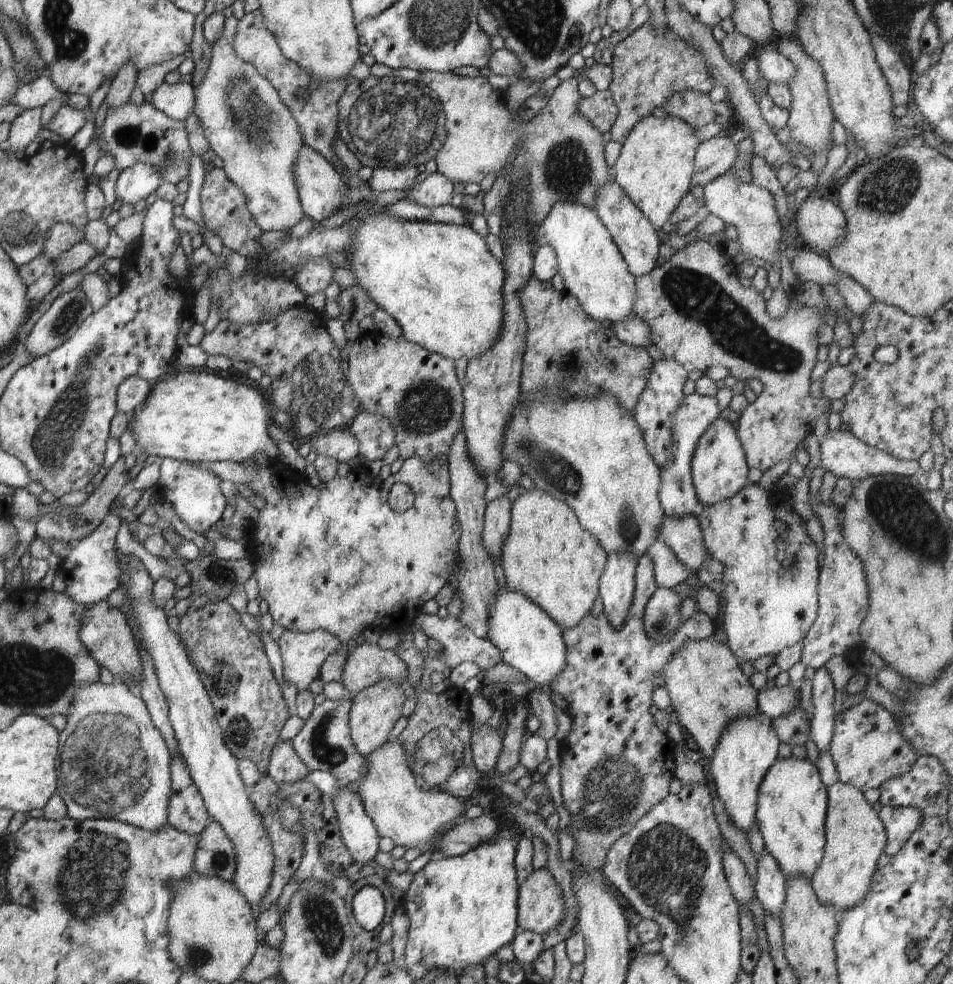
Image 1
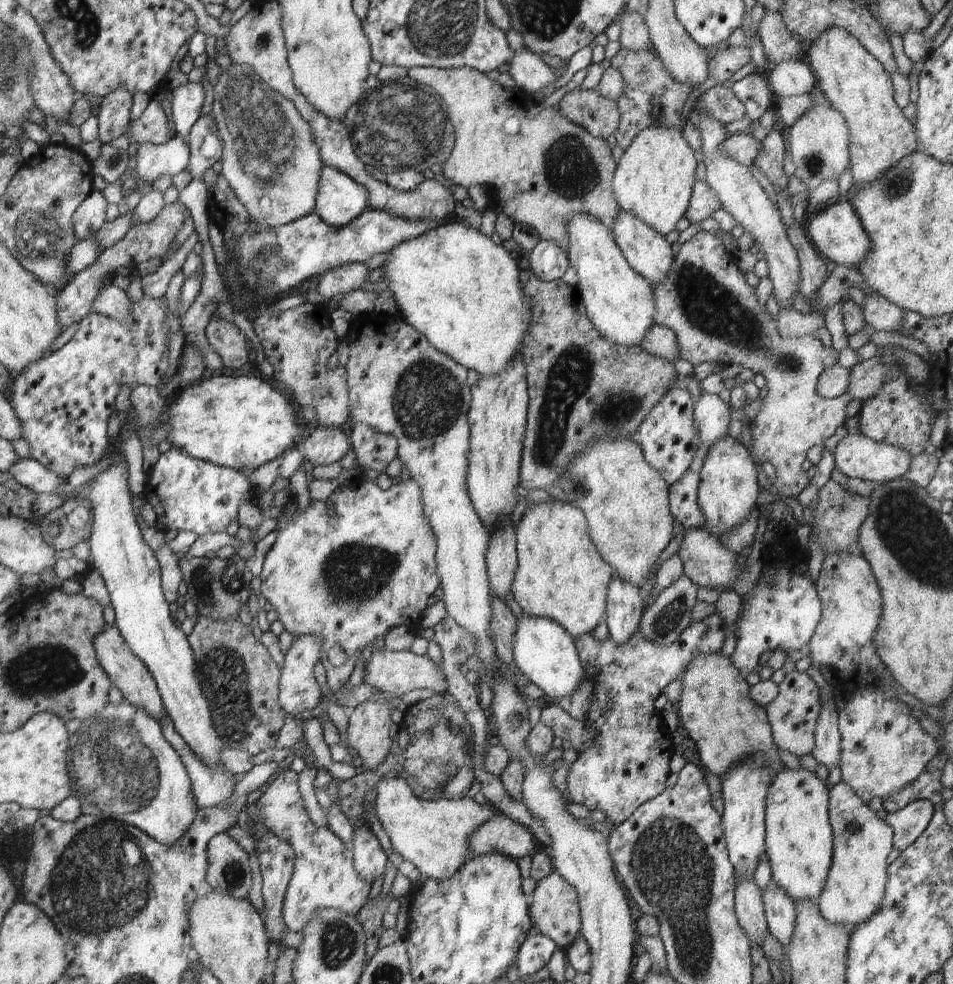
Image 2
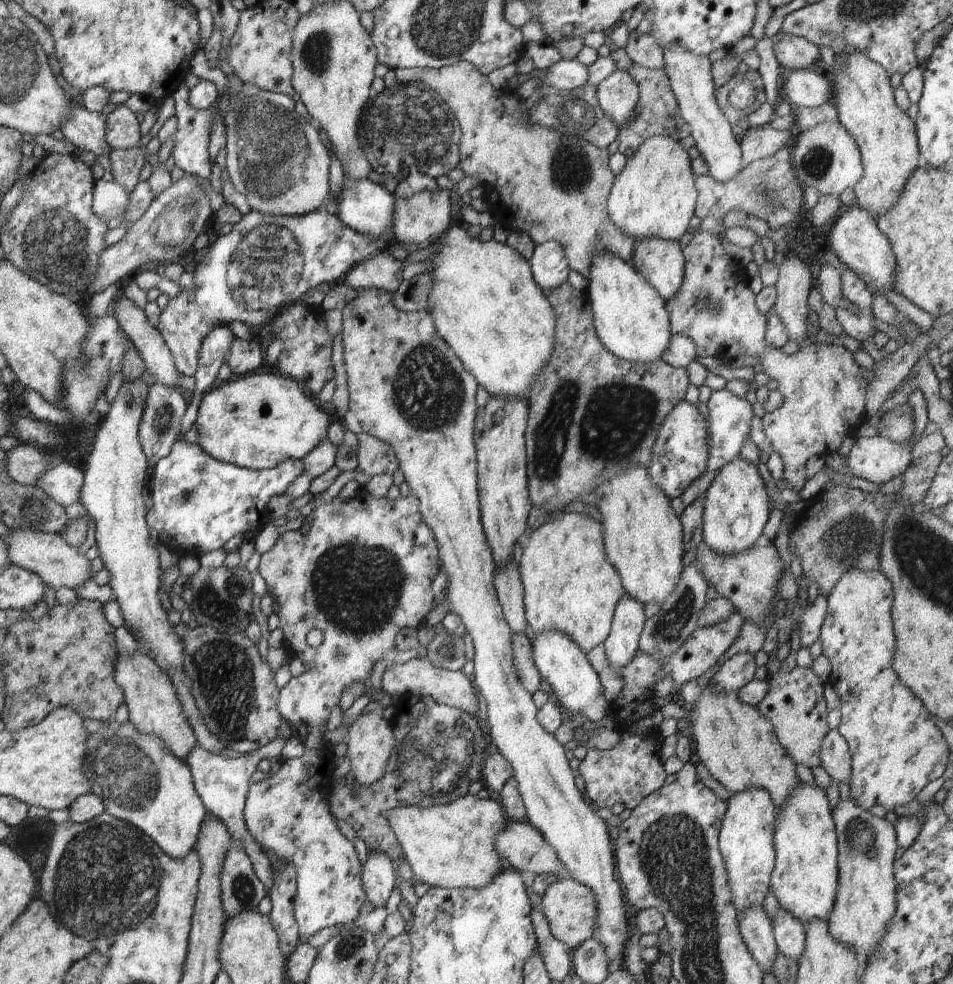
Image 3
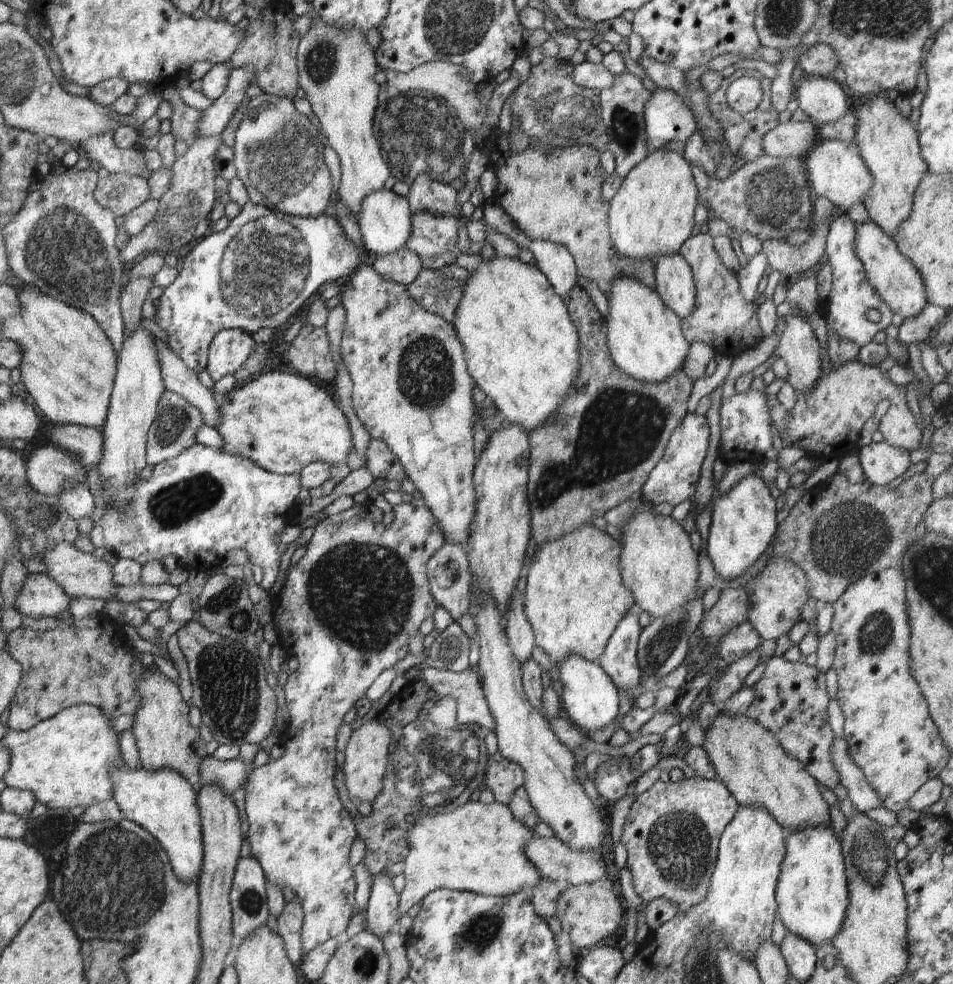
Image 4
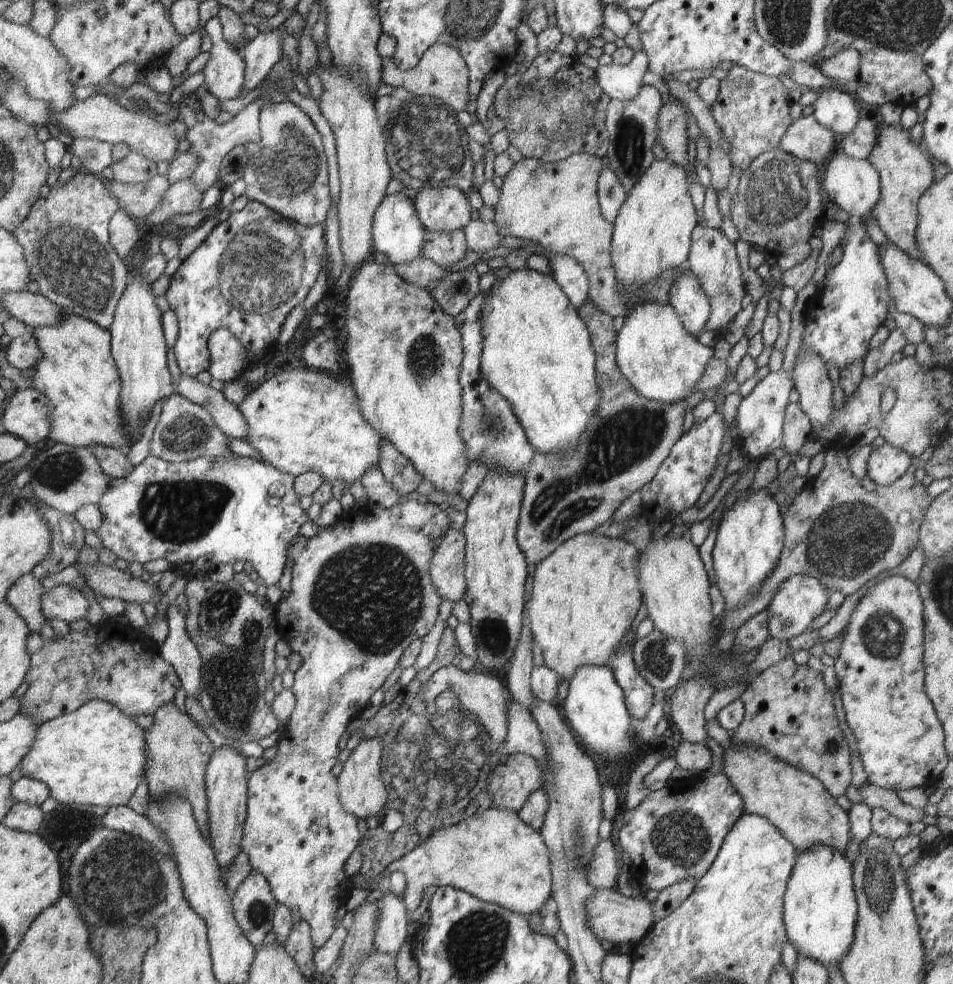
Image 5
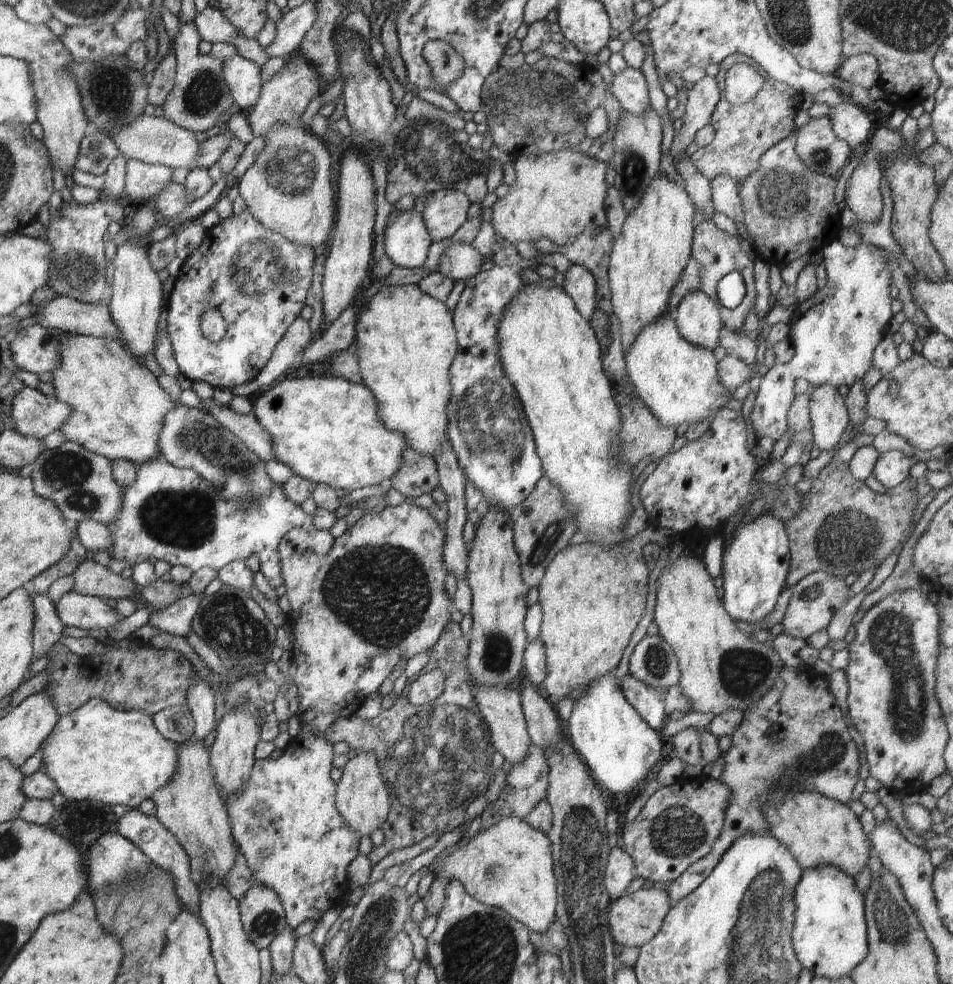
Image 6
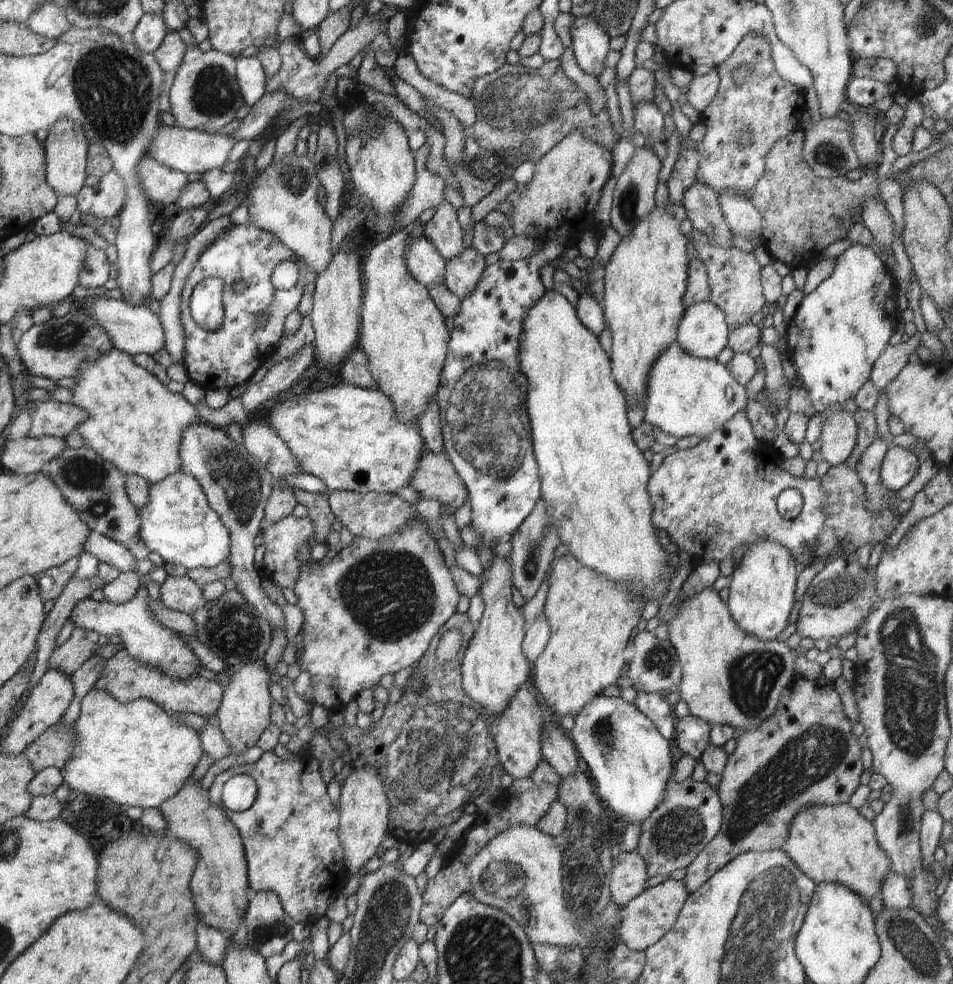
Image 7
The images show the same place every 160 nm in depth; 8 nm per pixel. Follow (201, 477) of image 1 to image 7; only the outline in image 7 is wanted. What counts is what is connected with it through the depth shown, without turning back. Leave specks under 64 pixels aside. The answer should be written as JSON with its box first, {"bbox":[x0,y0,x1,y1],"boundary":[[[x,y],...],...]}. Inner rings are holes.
{"bbox":[137,471,315,590],"boundary":[[[184,471],[169,474],[164,480],[149,483],[149,497],[147,503],[137,508],[141,525],[138,536],[146,544],[150,552],[160,554],[166,564],[177,564],[190,569],[215,567],[223,563],[230,555],[230,536],[226,525],[221,521],[218,513],[209,505],[201,484]],[[290,515],[283,519],[271,523],[264,517],[259,524],[262,533],[262,540],[266,550],[264,550],[264,568],[270,572],[270,578],[278,586],[293,590],[294,581],[298,578],[299,566],[297,563],[297,548],[299,544],[311,542],[315,534],[315,526],[308,518],[298,518]]]}

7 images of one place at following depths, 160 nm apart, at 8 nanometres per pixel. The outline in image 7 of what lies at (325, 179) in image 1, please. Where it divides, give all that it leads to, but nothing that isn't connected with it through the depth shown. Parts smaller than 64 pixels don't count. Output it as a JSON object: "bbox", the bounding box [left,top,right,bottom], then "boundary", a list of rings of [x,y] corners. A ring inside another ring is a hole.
{"bbox":[405,235,445,288],"boundary":[[[424,235],[407,238],[405,263],[410,274],[426,288],[444,283],[445,260]]]}

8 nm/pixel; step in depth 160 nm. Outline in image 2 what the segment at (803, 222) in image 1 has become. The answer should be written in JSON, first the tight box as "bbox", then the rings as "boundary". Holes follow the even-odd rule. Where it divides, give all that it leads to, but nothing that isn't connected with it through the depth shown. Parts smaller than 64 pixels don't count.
{"bbox":[806,197,871,266],"boundary":[[[847,197],[839,198],[824,210],[810,215],[806,232],[818,252],[826,260],[833,260],[838,265],[856,266],[862,259],[867,258],[867,252],[871,249],[871,240],[864,232]]]}

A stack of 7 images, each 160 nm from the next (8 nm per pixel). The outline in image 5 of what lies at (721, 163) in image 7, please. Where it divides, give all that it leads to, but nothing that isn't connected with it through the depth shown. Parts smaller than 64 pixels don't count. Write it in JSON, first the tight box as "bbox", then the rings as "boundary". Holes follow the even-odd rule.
{"bbox":[710,65,793,171],"boundary":[[[741,65],[730,68],[726,78],[719,82],[718,98],[710,108],[711,116],[730,144],[730,162],[735,171],[746,171],[760,154],[779,147],[784,132],[793,122],[788,91],[779,79],[750,71]]]}

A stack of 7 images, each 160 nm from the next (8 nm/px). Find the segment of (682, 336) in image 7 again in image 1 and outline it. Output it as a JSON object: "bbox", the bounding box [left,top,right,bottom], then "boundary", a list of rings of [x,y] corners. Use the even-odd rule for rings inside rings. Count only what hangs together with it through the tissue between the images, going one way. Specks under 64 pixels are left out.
{"bbox":[594,180,661,277],"boundary":[[[615,180],[596,189],[594,210],[614,239],[623,259],[626,261],[630,274],[639,277],[652,272],[657,266],[658,248],[661,245],[657,229],[651,220],[636,208],[626,191]]]}

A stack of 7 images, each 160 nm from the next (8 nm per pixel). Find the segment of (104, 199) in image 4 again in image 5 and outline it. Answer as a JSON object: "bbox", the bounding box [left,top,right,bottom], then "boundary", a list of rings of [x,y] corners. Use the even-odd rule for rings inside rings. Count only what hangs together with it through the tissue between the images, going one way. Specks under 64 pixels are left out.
{"bbox":[105,175,171,219],"boundary":[[[156,175],[143,183],[124,184],[118,181],[105,181],[108,192],[117,198],[120,209],[133,219],[148,216],[164,198],[171,184],[165,175]]]}

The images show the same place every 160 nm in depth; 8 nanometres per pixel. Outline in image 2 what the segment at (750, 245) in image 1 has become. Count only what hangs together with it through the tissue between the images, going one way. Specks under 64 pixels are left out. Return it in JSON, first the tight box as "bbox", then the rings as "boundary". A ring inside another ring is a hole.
{"bbox":[689,97,802,307],"boundary":[[[698,97],[695,101],[695,104],[693,106],[693,108],[690,111],[690,116],[689,119],[691,121],[691,123],[693,123],[693,126],[697,126],[698,130],[700,130],[700,134],[701,134],[701,149],[703,152],[703,160],[704,163],[706,165],[706,181],[708,183],[708,186],[711,187],[711,189],[717,194],[718,200],[720,201],[721,204],[721,208],[723,208],[724,210],[726,210],[726,212],[728,212],[728,214],[731,214],[732,218],[734,218],[734,220],[736,220],[736,224],[740,224],[740,226],[742,226],[743,230],[746,232],[748,232],[748,234],[751,234],[754,238],[754,242],[756,244],[756,246],[759,246],[759,250],[764,252],[764,260],[766,260],[767,264],[768,264],[768,268],[769,268],[769,272],[768,272],[768,277],[770,279],[770,282],[772,282],[773,284],[773,289],[774,289],[774,297],[777,299],[778,304],[782,305],[783,307],[793,307],[793,298],[794,298],[794,293],[796,292],[796,290],[801,291],[802,288],[800,288],[799,286],[799,260],[796,254],[796,251],[794,250],[794,247],[792,246],[792,243],[788,240],[787,237],[787,232],[786,232],[786,226],[783,223],[783,220],[781,219],[781,214],[779,213],[779,210],[774,207],[774,205],[772,204],[772,201],[770,201],[770,199],[768,198],[768,195],[766,195],[766,193],[764,193],[764,190],[762,188],[762,186],[760,185],[760,183],[758,183],[757,180],[754,179],[754,177],[751,174],[751,170],[747,167],[744,166],[743,164],[737,163],[736,161],[733,161],[732,158],[724,156],[723,155],[723,148],[721,149],[719,146],[722,145],[723,146],[723,142],[724,139],[729,135],[725,129],[725,126],[720,124],[718,122],[718,120],[710,118],[710,117],[702,117],[699,114],[699,109],[697,108],[697,100],[700,97]]]}

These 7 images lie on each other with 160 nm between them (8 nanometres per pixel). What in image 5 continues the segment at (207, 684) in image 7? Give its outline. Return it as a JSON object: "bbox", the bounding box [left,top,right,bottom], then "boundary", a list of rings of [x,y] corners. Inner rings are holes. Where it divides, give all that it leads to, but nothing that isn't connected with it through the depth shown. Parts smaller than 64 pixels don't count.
{"bbox":[19,626,181,725],"boundary":[[[96,626],[86,628],[84,632],[71,630],[66,635],[58,635],[50,640],[34,632],[26,638],[26,651],[31,654],[31,666],[25,678],[28,691],[20,699],[19,714],[30,716],[32,722],[38,725],[75,712],[93,699],[112,704],[112,707],[132,719],[154,715],[164,704],[174,703],[175,694],[181,688],[174,666],[166,662],[159,651],[150,648],[150,644],[142,644],[142,640],[127,640],[125,630],[110,632],[110,628]]]}

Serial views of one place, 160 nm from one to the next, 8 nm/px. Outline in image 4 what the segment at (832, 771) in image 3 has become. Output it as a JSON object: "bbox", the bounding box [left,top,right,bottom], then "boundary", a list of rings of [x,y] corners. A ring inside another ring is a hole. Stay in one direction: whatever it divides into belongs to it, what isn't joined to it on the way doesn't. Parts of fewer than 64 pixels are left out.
{"bbox":[830,737,881,813],"boundary":[[[836,737],[830,749],[833,767],[839,776],[839,782],[846,788],[849,799],[860,813],[881,806],[878,793],[868,784],[864,773],[851,759],[848,745],[842,737]]]}

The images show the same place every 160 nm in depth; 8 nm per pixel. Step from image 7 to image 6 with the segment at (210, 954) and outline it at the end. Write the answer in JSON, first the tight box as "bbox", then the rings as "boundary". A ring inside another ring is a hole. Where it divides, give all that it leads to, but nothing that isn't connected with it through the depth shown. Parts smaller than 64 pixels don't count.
{"bbox":[118,809,199,918],"boundary":[[[132,809],[119,818],[118,833],[125,836],[130,842],[138,845],[146,858],[167,872],[173,880],[173,885],[182,906],[199,918],[199,892],[191,879],[191,866],[186,851],[179,845],[174,835],[155,817],[145,815],[139,809]]]}

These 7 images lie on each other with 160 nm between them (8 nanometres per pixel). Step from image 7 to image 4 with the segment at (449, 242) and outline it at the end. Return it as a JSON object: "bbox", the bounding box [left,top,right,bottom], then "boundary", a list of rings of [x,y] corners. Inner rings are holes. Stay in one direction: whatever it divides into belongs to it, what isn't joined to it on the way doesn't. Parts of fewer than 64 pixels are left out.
{"bbox":[406,173,464,220],"boundary":[[[418,173],[410,184],[406,198],[412,213],[426,211],[435,215],[450,215],[456,220],[464,220],[456,206],[456,198],[458,198],[456,189],[449,183],[435,181],[428,173]]]}

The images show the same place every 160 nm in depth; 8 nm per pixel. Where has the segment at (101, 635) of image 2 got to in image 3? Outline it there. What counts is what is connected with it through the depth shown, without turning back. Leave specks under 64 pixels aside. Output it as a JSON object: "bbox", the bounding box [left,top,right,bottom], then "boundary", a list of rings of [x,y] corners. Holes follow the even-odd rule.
{"bbox":[113,650,197,762],"boundary":[[[137,650],[130,656],[118,653],[113,675],[125,694],[124,703],[128,706],[132,724],[141,733],[161,738],[166,748],[185,762],[187,754],[197,742],[188,719],[183,715],[172,679],[148,655]]]}

